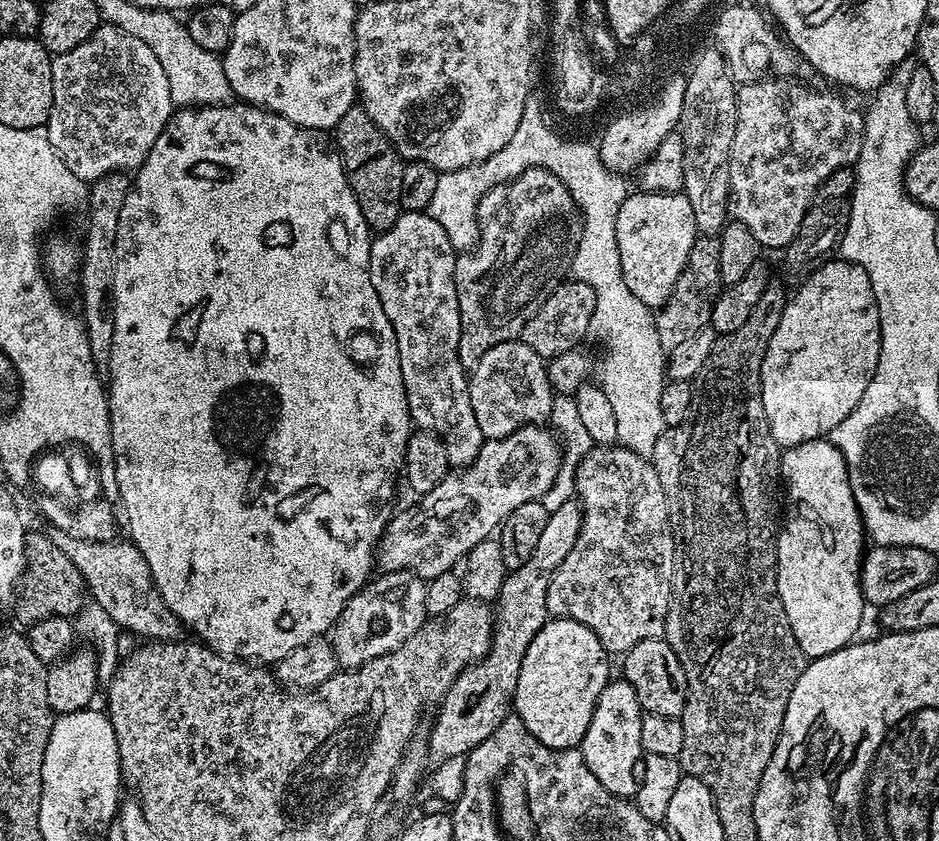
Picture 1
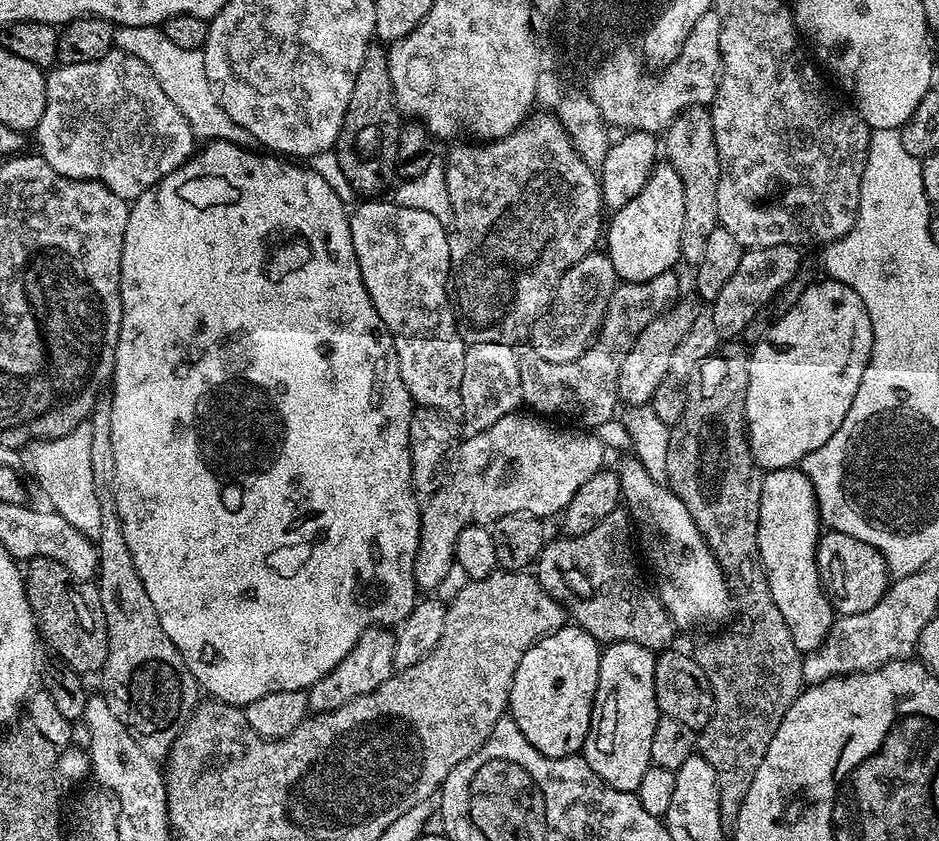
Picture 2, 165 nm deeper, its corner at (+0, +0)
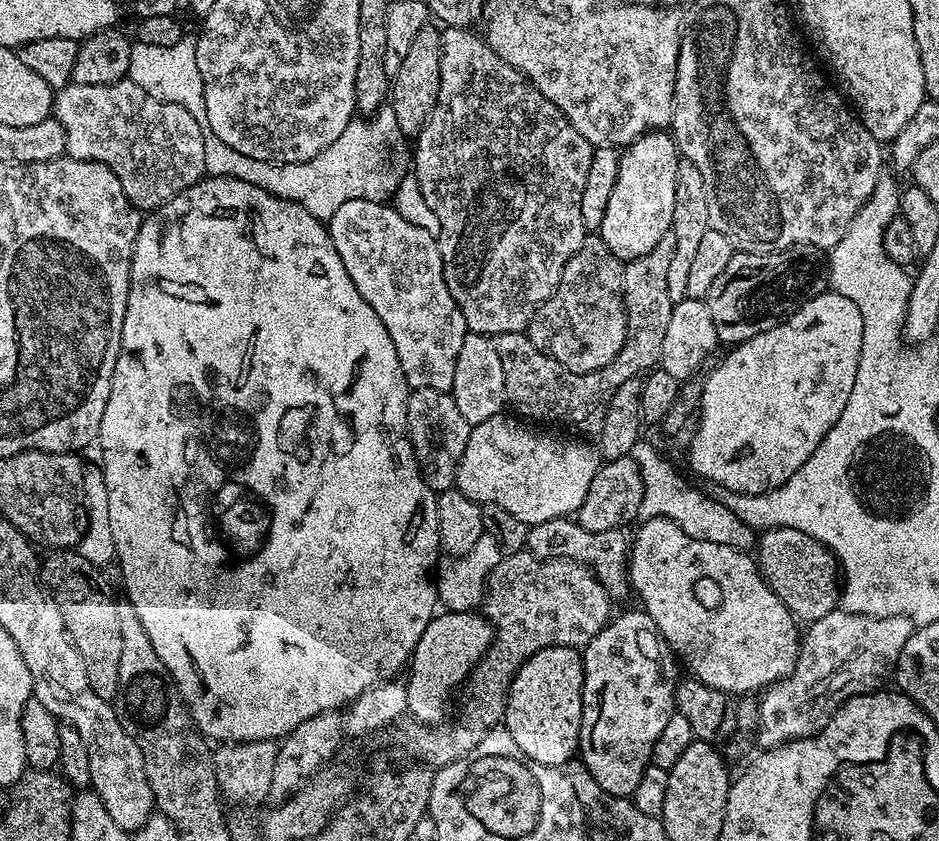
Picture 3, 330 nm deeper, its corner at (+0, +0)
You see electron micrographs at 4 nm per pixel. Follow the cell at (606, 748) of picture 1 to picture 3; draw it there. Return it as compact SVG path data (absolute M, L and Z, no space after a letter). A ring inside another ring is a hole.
M643 610L624 612L617 620L616 617L609 619L603 630L589 644L584 645L582 655L584 658L584 689L582 690L582 726L580 727L580 747L578 749L579 759L590 770L594 782L598 782L598 786L602 786L602 790L606 790L615 796L631 797L634 786L638 786L638 781L642 779L642 774L647 770L652 759L654 742L658 742L658 734L662 734L662 726L666 726L666 722L671 718L676 707L675 694L678 683L678 675L676 676L677 657L674 655L672 648L664 640L664 635L660 633L658 626L654 626L652 619Z

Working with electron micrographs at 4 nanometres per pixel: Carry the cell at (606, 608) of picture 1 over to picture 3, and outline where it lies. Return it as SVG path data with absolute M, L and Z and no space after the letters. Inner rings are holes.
M559 516L546 522L531 525L528 530L527 551L540 560L576 560L592 570L607 590L609 597L629 595L628 561L630 559L630 540L623 536L620 528L610 530L582 530L575 519Z

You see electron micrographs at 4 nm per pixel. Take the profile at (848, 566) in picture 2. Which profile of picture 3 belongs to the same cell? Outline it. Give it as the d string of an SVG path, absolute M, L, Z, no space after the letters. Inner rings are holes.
M765 528L759 533L754 556L770 590L797 621L810 625L818 618L826 618L826 614L837 611L842 573L836 554L810 534L789 528Z

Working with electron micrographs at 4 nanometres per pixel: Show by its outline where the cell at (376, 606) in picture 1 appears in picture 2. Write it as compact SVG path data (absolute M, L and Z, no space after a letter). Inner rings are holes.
M387 627L367 628L362 638L358 638L354 650L350 650L350 654L346 654L346 658L342 658L342 662L338 662L338 666L330 670L330 674L326 674L307 689L309 709L313 713L338 710L338 706L362 694L370 694L370 690L376 690L378 686L382 686L382 682L386 682L394 674L392 663L395 645L396 637Z

